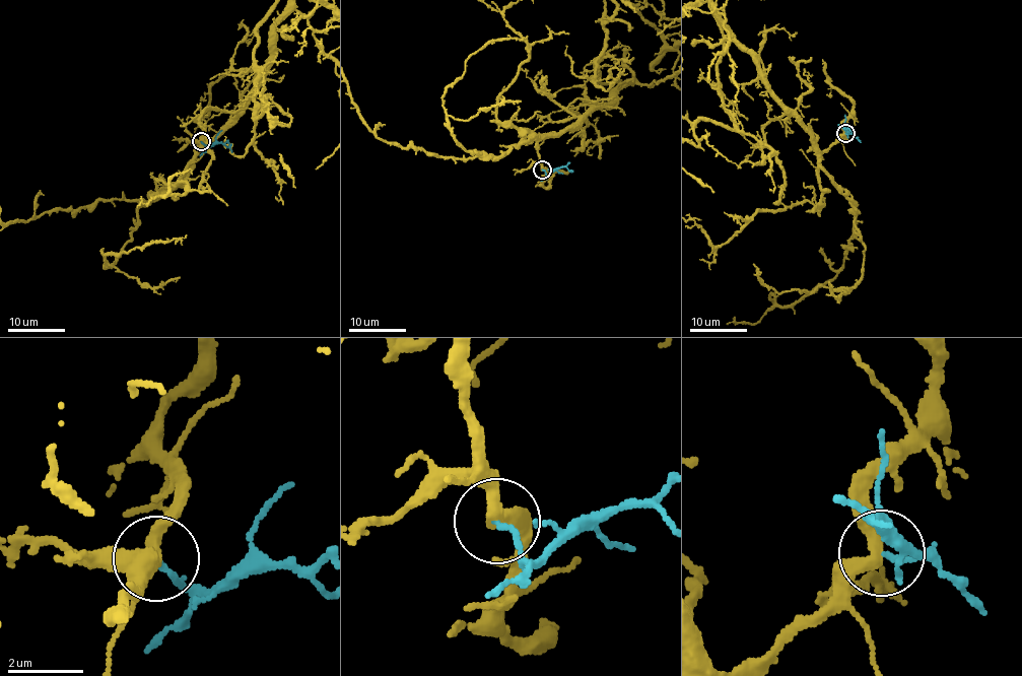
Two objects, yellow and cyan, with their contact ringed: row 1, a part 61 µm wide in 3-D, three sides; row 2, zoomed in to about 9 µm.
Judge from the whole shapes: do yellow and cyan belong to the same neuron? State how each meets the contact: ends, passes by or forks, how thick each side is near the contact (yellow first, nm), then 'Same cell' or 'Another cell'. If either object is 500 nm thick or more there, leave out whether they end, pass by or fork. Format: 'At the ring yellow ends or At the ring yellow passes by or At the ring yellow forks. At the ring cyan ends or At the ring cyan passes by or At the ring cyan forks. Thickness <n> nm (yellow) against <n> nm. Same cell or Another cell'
At the ring yellow passes by. At the ring cyan ends. Thickness 320 nm (yellow) against 130 nm. Another cell

